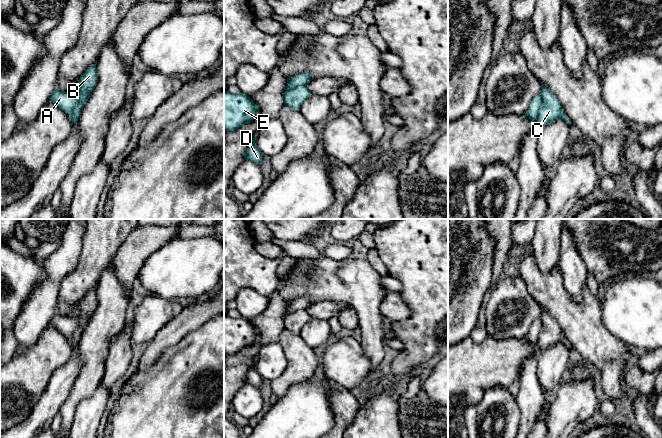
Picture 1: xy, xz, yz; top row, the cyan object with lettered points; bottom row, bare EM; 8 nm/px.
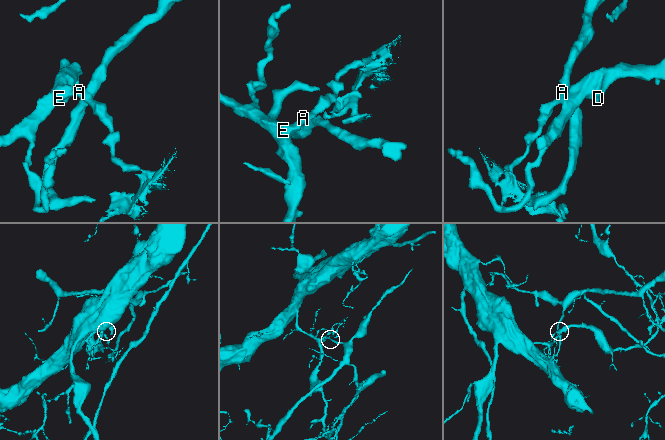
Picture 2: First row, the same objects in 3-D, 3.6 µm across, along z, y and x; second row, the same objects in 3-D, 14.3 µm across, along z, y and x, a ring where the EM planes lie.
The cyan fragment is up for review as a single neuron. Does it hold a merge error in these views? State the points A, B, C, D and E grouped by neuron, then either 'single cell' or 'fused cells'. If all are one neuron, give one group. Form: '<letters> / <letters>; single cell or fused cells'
A D E / B C; fused cells

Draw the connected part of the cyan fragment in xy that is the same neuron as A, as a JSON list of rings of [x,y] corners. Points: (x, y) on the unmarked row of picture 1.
[[[55,314],[50,321],[50,326],[55,327],[66,338],[72,338],[74,332],[79,328],[78,322],[70,317]]]

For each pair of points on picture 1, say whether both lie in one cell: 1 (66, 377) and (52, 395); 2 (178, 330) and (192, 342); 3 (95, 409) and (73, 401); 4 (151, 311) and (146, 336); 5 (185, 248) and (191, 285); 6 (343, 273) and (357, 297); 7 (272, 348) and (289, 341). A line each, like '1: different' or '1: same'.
1: same
2: different
3: different
4: same
5: same
6: same
7: different

